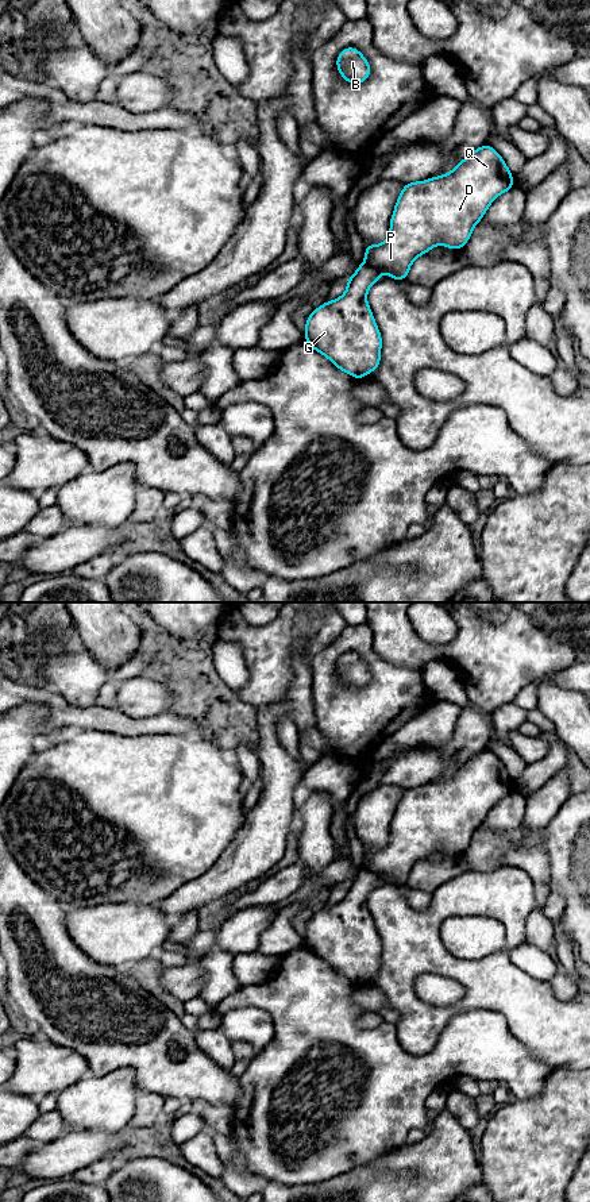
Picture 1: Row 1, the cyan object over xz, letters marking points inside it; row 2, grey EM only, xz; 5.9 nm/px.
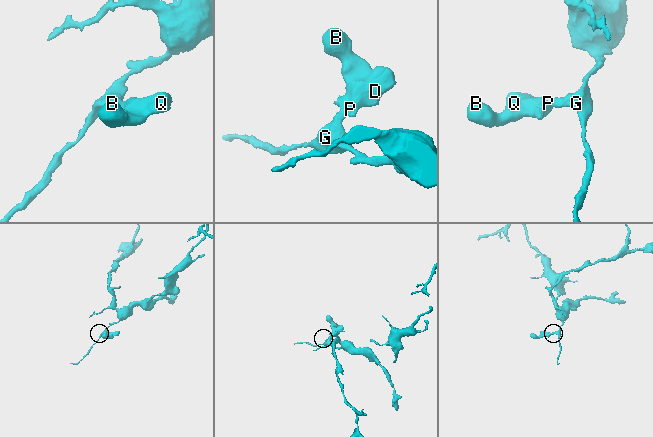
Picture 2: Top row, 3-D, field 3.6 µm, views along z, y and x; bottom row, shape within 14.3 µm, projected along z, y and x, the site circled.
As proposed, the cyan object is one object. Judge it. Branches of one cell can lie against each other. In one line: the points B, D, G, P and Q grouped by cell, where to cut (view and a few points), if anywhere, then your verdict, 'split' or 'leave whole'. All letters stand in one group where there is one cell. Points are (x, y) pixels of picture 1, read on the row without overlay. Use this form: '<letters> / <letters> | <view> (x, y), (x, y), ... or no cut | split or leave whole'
B D P Q / G | xz (365, 866), (382, 875) | split

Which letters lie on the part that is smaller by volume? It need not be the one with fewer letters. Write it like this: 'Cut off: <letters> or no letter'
Cut off: B, D, P, Q

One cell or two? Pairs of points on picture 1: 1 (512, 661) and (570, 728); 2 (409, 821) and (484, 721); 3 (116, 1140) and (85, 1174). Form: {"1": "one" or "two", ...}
{"1": "two", "2": "one", "3": "two"}

